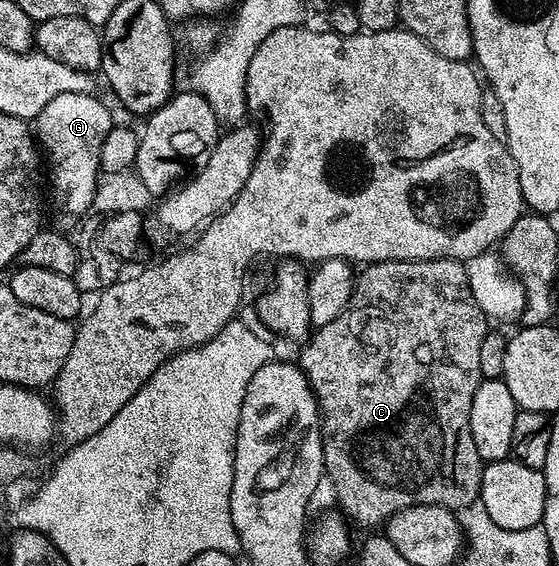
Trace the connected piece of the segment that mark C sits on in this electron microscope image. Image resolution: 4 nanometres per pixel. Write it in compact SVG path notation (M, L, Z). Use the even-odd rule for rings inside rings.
M392 259L388 263L371 263L357 272L350 306L340 312L328 325L317 328L301 348L300 366L310 387L318 398L318 410L322 424L322 452L324 471L328 483L334 486L334 495L342 506L343 516L355 519L362 527L378 529L403 507L436 505L455 513L479 502L482 494L482 468L480 453L476 453L476 441L472 441L472 397L482 384L480 373L480 344L488 330L488 318L473 297L469 287L466 263L457 259Z

